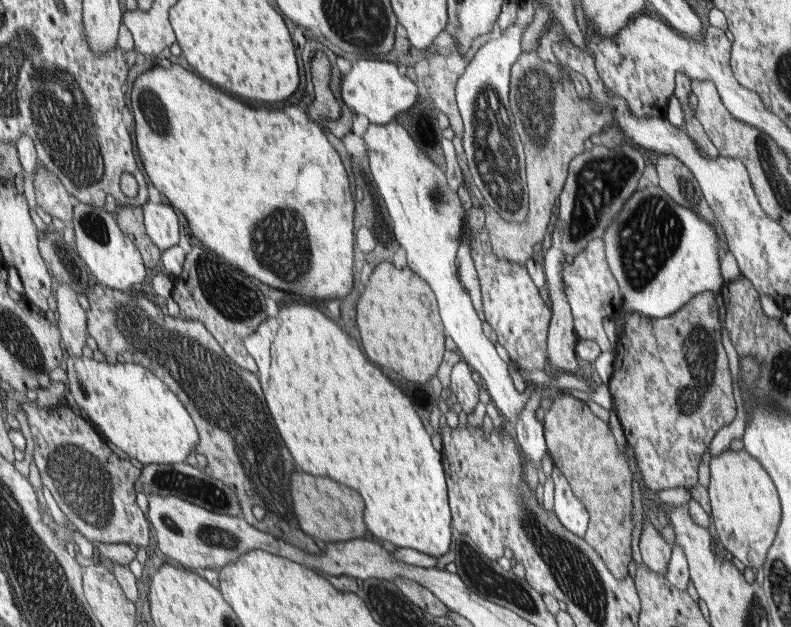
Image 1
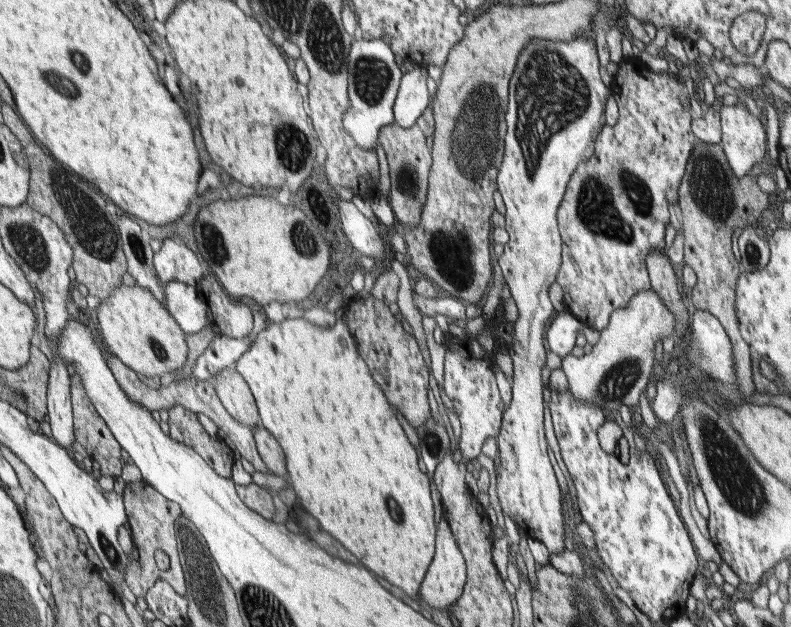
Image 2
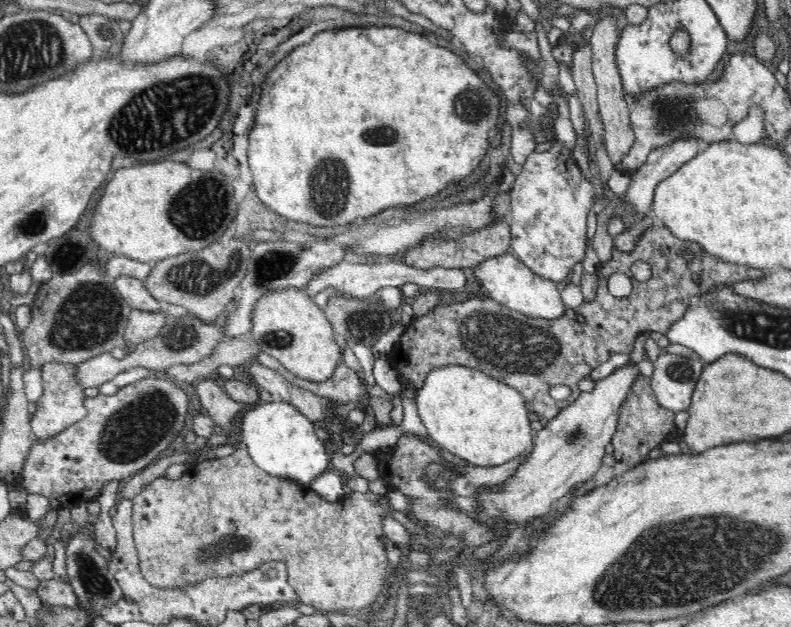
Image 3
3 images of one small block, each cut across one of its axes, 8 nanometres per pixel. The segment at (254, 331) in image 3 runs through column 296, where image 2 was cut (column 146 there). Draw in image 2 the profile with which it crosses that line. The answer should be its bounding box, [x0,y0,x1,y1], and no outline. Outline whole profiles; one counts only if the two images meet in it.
[97,284,187,378]

